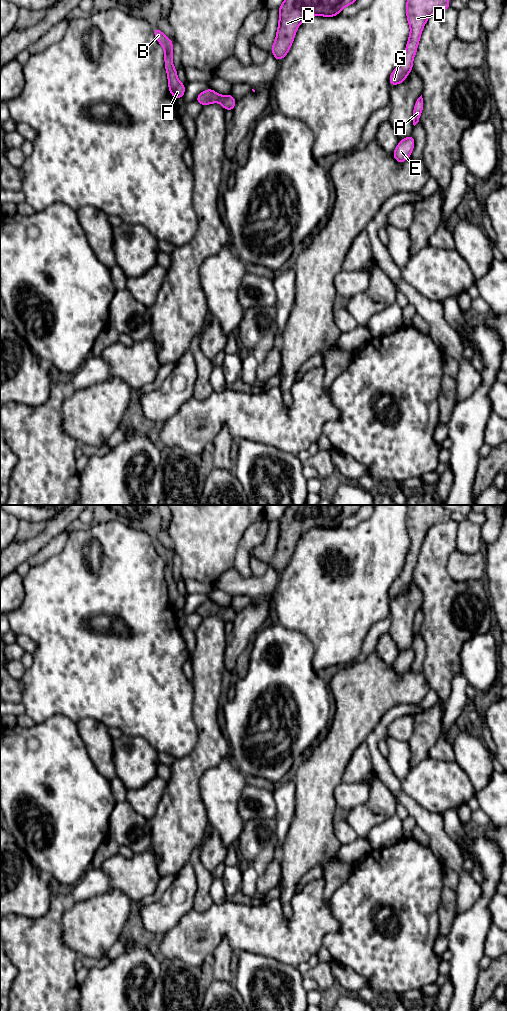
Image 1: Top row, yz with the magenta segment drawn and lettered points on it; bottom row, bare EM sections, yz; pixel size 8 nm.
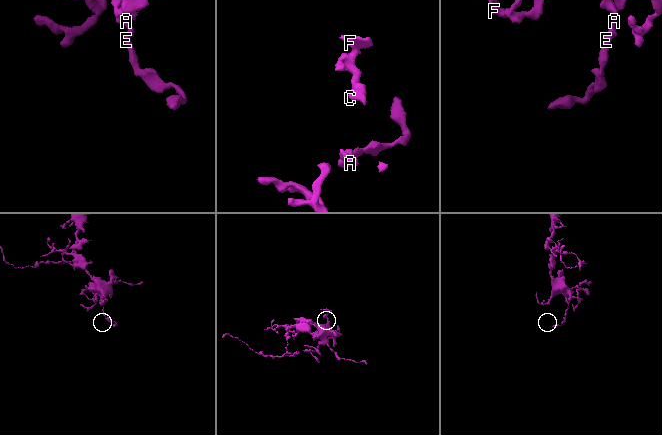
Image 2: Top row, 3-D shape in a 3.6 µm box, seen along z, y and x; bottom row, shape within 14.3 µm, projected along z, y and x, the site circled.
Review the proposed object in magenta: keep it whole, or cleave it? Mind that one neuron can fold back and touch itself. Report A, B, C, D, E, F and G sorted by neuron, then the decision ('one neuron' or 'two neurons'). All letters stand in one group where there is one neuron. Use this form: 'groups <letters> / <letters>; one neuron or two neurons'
groups A B C D E F G; one neuron

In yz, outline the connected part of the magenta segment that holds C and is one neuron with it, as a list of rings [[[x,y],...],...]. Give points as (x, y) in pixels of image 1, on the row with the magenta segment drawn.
[[[284,0],[279,9],[279,22],[276,39],[271,47],[275,59],[279,62],[289,52],[299,25],[309,17],[325,16],[334,17],[339,15],[345,7],[353,4],[356,0]]]

